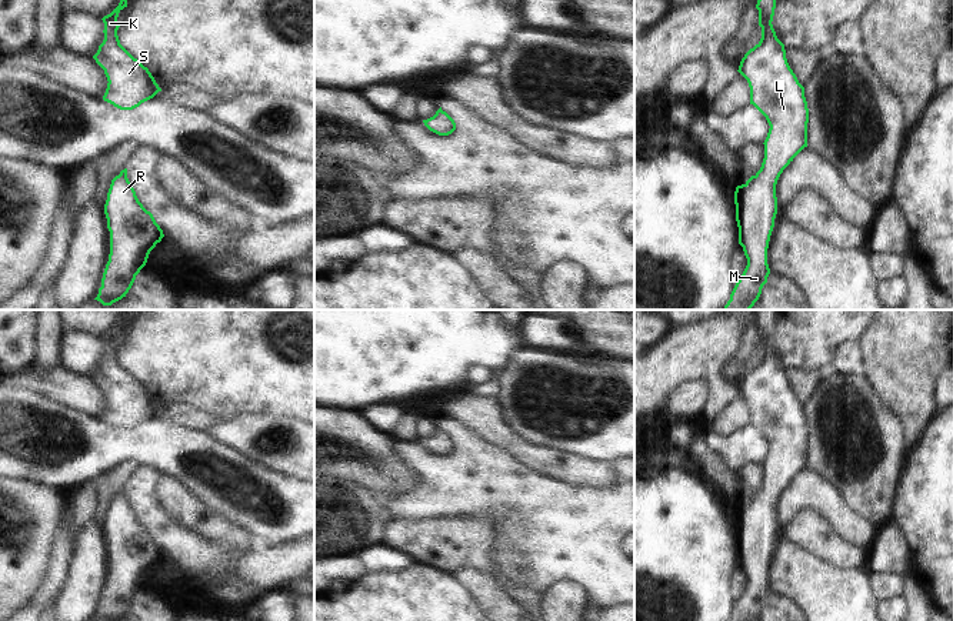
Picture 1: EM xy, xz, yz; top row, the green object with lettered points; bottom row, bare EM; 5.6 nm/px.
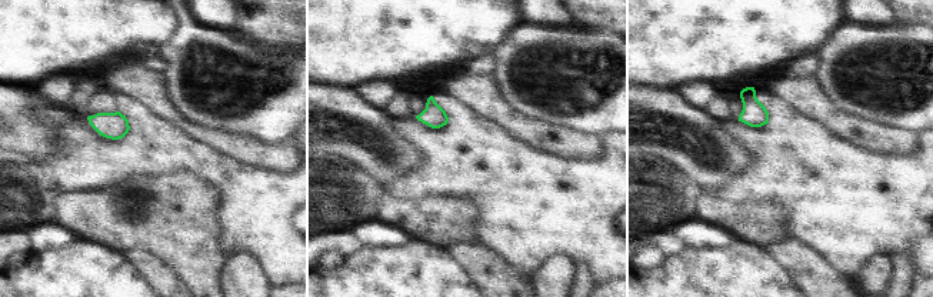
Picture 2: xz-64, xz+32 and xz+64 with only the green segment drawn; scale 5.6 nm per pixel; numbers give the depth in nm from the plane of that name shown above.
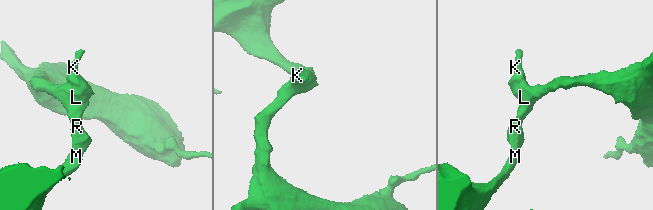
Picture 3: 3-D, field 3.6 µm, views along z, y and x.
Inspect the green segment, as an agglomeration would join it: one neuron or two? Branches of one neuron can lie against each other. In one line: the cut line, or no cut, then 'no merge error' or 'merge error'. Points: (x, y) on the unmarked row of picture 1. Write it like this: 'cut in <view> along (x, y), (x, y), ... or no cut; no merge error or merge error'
no cut; no merge error

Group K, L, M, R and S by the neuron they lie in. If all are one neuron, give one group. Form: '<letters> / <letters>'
K L M R S

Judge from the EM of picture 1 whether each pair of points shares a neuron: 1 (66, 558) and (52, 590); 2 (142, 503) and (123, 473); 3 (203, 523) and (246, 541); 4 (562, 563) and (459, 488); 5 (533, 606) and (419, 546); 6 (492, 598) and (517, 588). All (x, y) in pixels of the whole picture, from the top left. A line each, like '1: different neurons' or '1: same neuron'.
1: same neuron
2: different neurons
3: same neuron
4: same neuron
5: same neuron
6: different neurons

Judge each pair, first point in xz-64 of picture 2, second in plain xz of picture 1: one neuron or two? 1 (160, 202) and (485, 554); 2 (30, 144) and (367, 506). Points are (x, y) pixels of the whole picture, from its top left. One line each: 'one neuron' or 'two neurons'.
1: one neuron
2: two neurons

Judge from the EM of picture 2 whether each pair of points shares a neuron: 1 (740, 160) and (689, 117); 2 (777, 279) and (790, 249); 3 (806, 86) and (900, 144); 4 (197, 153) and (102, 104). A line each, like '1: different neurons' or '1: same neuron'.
1: same neuron
2: different neurons
3: same neuron
4: different neurons

